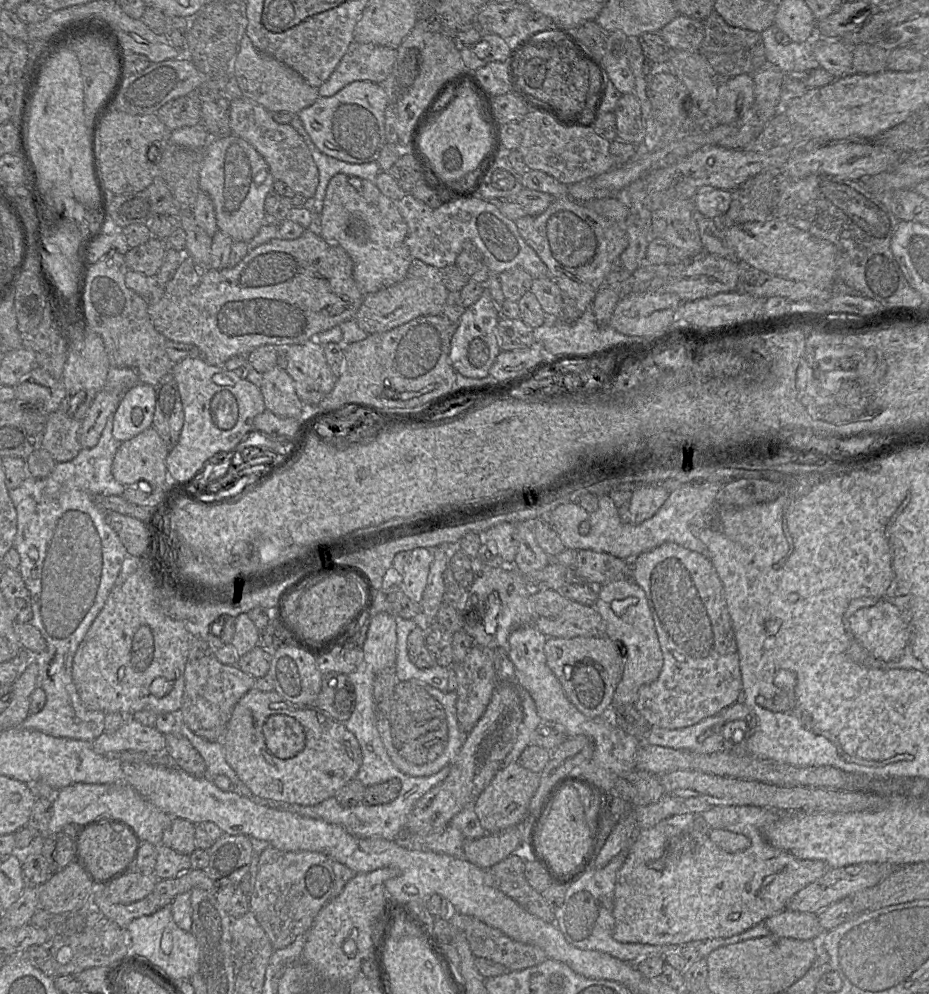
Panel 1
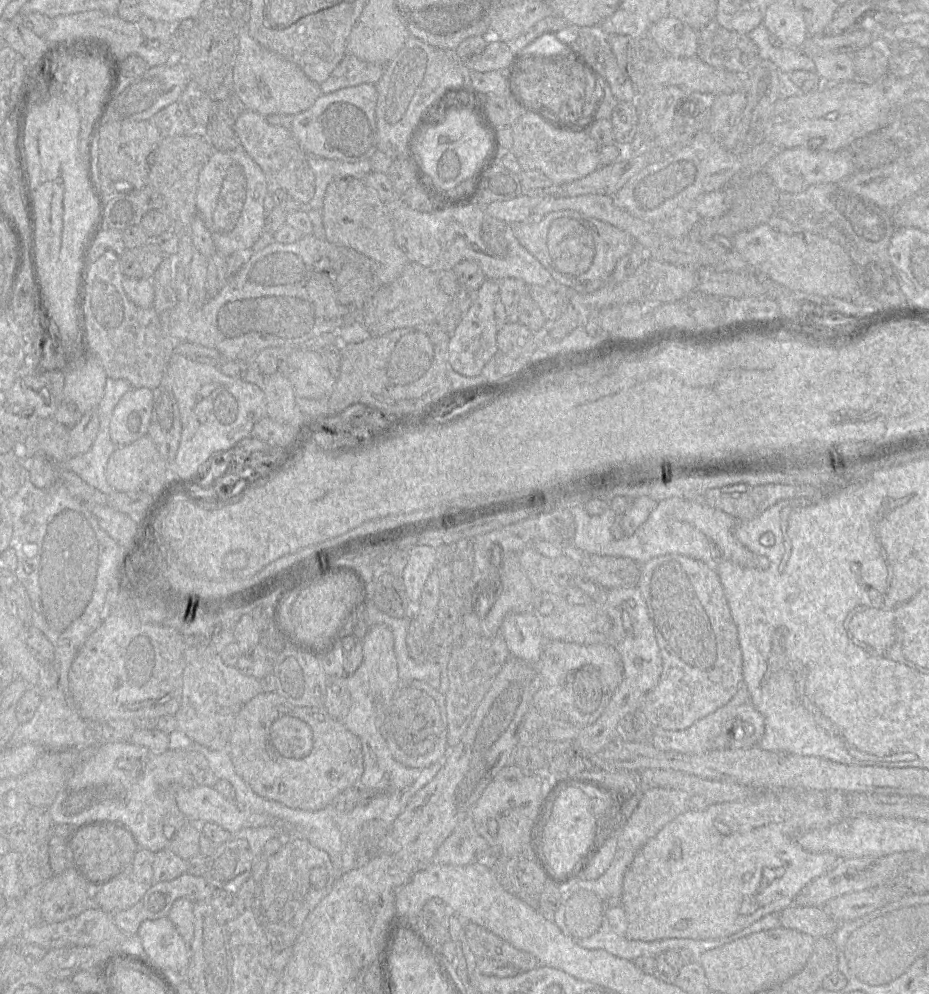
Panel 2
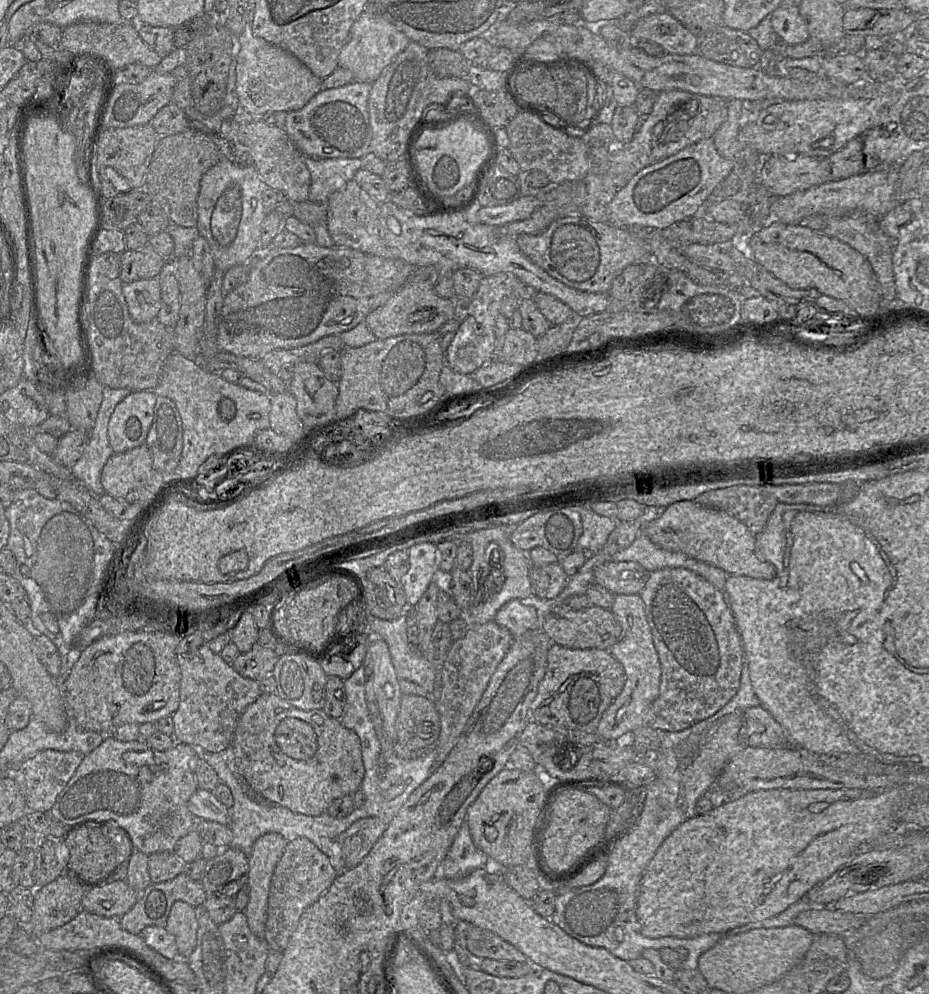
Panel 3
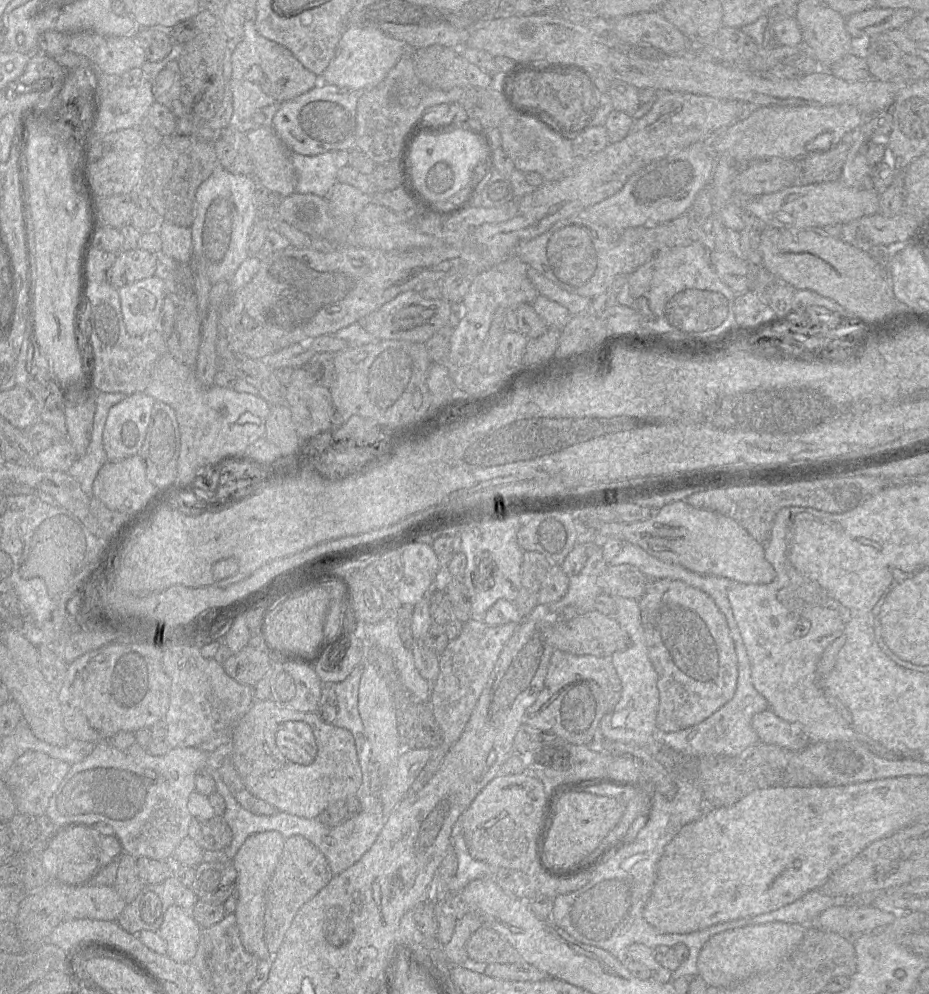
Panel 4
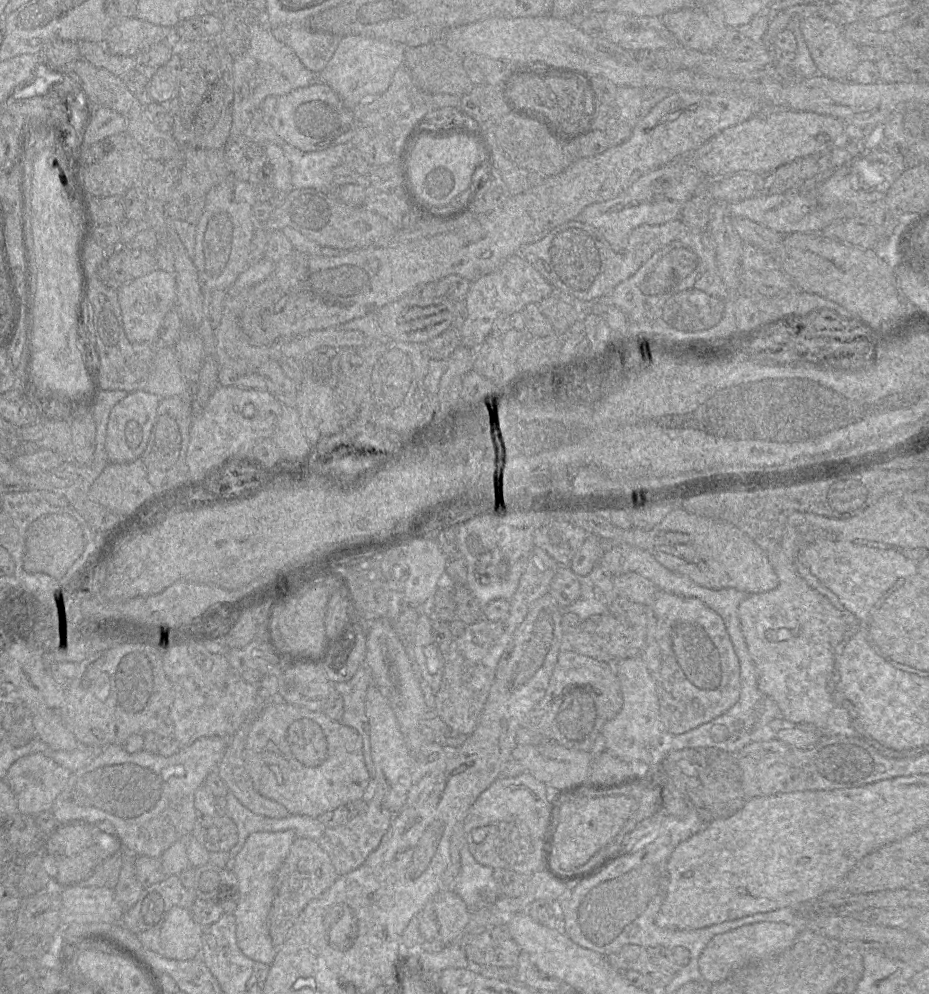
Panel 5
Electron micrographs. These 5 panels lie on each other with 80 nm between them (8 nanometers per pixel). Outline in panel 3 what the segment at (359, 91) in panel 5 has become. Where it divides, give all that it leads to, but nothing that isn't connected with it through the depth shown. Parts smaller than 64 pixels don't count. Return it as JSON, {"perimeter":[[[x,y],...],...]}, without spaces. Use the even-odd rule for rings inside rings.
{"perimeter":[[[364,10],[352,25],[347,41],[341,48],[338,67],[351,71],[354,82],[372,84],[409,42],[407,36],[393,24],[371,10]]]}

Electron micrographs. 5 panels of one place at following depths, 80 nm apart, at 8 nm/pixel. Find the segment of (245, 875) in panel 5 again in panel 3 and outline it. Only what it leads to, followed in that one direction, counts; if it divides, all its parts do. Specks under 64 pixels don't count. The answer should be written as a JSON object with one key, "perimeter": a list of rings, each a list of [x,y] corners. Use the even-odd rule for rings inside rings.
{"perimeter":[[[267,833],[254,842],[248,856],[249,873],[246,886],[249,900],[243,911],[250,930],[260,939],[265,937],[271,877],[286,844],[287,840],[280,834]]]}

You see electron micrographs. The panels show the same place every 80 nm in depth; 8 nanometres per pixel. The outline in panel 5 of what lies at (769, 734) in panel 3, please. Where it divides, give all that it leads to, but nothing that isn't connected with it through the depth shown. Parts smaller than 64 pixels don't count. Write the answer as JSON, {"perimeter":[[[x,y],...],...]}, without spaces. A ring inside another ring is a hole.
{"perimeter":[[[783,717],[770,722],[775,738],[797,748],[807,748],[817,743],[823,736],[819,729],[811,723],[791,722]]]}

